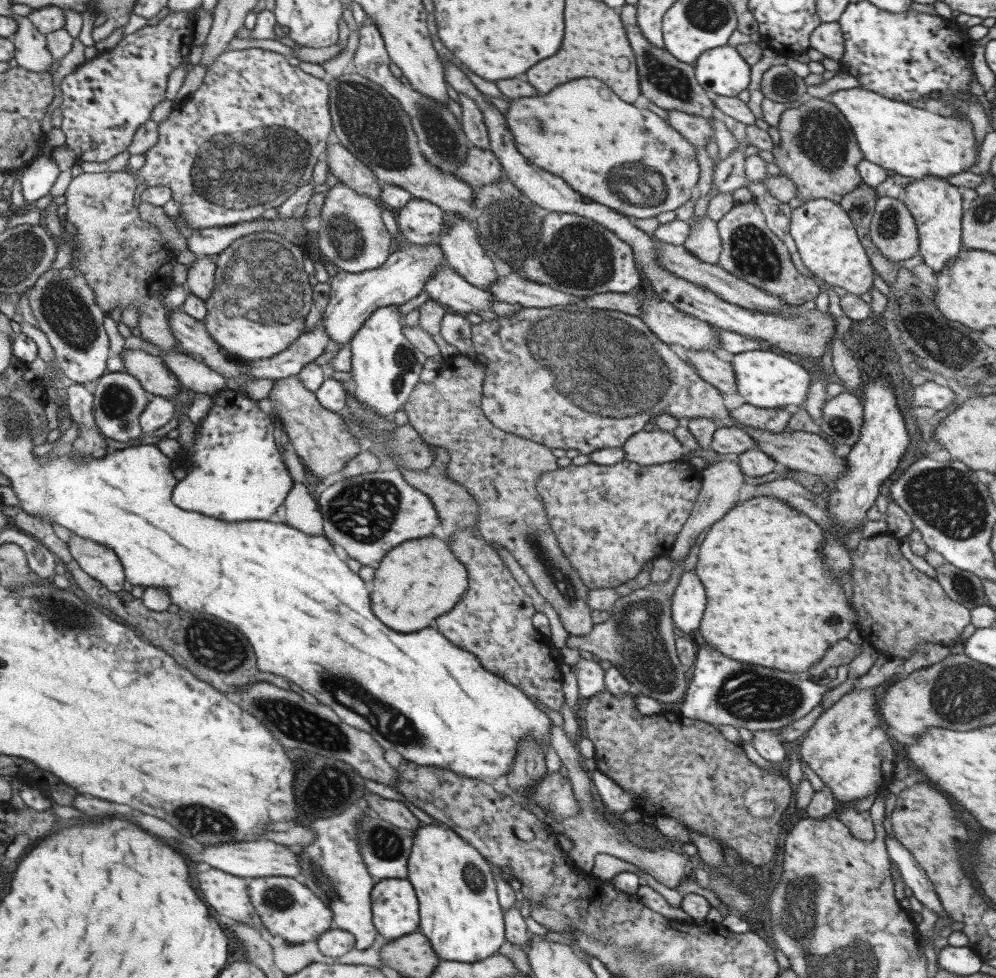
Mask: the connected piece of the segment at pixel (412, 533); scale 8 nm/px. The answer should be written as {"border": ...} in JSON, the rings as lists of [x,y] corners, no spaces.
{"border":[[[393,468],[345,477],[330,486],[320,487],[315,495],[322,516],[322,535],[332,545],[341,546],[349,558],[362,565],[375,566],[388,550],[403,541],[429,536],[433,526],[438,523],[436,510],[429,497],[409,486],[402,474]]]}

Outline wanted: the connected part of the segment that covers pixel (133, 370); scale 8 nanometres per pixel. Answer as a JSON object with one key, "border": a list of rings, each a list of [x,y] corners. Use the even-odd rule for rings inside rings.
{"border":[[[123,349],[123,372],[136,378],[143,391],[173,402],[182,384],[164,366],[159,356],[151,356],[139,349]]]}

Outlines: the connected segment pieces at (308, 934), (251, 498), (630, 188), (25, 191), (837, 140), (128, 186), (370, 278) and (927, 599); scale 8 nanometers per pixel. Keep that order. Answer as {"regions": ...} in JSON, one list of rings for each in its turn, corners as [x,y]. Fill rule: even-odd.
{"regions":[[[[260,877],[248,881],[247,892],[253,910],[271,936],[280,936],[284,944],[311,943],[332,924],[332,912],[305,885],[289,877]]],[[[230,387],[212,395],[211,400],[213,400],[213,403],[211,403],[210,412],[208,412],[200,420],[199,424],[194,424],[194,429],[196,432],[194,432],[192,448],[188,448],[188,450],[182,450],[181,448],[178,456],[173,458],[173,461],[171,461],[173,465],[176,464],[185,469],[185,477],[177,481],[175,488],[172,490],[171,502],[175,506],[178,506],[181,510],[197,512],[199,514],[204,514],[205,516],[213,517],[217,520],[225,522],[267,521],[267,518],[269,518],[269,516],[275,512],[275,508],[282,504],[285,495],[287,492],[289,492],[289,489],[294,482],[291,480],[286,467],[283,465],[281,454],[276,447],[276,430],[273,423],[269,419],[269,414],[263,413],[263,411],[258,408],[257,404],[255,404],[253,400],[235,392]]],[[[577,78],[555,86],[543,96],[514,98],[508,104],[504,119],[519,154],[540,169],[563,178],[586,199],[621,215],[651,218],[660,212],[673,211],[691,198],[699,172],[692,144],[655,113],[621,102],[599,80]]],[[[40,153],[21,169],[23,171],[19,181],[21,194],[24,202],[30,205],[41,196],[48,194],[49,188],[60,172],[52,158]]],[[[805,96],[799,101],[797,108],[789,106],[780,114],[777,128],[780,143],[778,146],[772,145],[771,153],[774,156],[774,164],[779,168],[779,174],[795,183],[795,197],[800,198],[802,202],[827,199],[838,203],[844,194],[851,192],[861,182],[856,166],[863,159],[862,152],[845,117],[828,100]]],[[[106,171],[99,173],[81,173],[75,177],[73,177],[64,192],[65,197],[65,206],[66,206],[66,214],[63,218],[66,218],[67,222],[70,222],[75,226],[76,234],[70,236],[70,262],[68,266],[77,272],[80,272],[80,275],[85,279],[87,286],[93,291],[95,304],[103,310],[103,314],[107,316],[107,314],[113,310],[114,308],[127,308],[130,304],[134,304],[136,306],[136,310],[138,310],[139,314],[137,317],[137,327],[134,331],[143,341],[147,341],[153,345],[155,348],[161,350],[162,353],[175,353],[175,350],[180,346],[177,346],[177,342],[173,336],[171,336],[171,331],[169,331],[168,324],[168,316],[170,313],[170,309],[168,309],[165,305],[162,305],[160,302],[155,302],[155,296],[157,294],[153,294],[153,296],[149,296],[151,292],[149,292],[149,286],[153,284],[153,282],[141,282],[141,280],[127,280],[127,278],[153,278],[153,270],[155,270],[155,278],[159,278],[159,276],[169,276],[171,268],[175,266],[176,262],[171,262],[173,260],[172,257],[169,258],[169,249],[165,248],[165,243],[160,239],[159,231],[157,228],[147,221],[141,220],[139,215],[137,215],[137,206],[135,206],[135,202],[133,202],[133,190],[135,190],[136,186],[136,178],[132,175],[132,173],[126,173],[125,171]]],[[[434,243],[426,245],[407,244],[401,250],[392,250],[381,266],[356,273],[337,270],[329,277],[329,300],[322,312],[321,326],[331,343],[345,345],[362,326],[362,322],[379,307],[400,305],[415,298],[424,290],[424,284],[440,266],[446,264],[442,250]]],[[[889,534],[861,539],[857,548],[851,551],[851,576],[853,576],[853,600],[849,602],[856,612],[856,626],[860,637],[874,650],[888,658],[906,659],[916,644],[922,642],[950,645],[961,640],[960,634],[970,623],[967,608],[953,602],[943,592],[941,585],[933,578],[914,568],[899,551],[900,540]]]]}

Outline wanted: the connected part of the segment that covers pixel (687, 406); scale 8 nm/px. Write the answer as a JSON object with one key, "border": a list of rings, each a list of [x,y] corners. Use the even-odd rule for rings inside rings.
{"border":[[[583,304],[563,305],[561,308],[525,308],[519,309],[513,313],[511,317],[497,316],[497,319],[491,321],[481,321],[481,323],[473,324],[469,328],[469,340],[471,340],[471,348],[475,350],[476,355],[482,355],[487,360],[487,365],[482,366],[484,371],[484,379],[482,384],[482,398],[481,410],[487,417],[487,420],[499,428],[499,430],[507,431],[509,434],[526,438],[545,446],[547,448],[562,448],[563,450],[578,450],[580,454],[589,454],[594,450],[604,448],[617,448],[623,446],[627,438],[636,432],[643,431],[643,426],[647,426],[649,416],[656,416],[660,414],[670,414],[674,419],[681,423],[688,419],[695,417],[705,417],[721,424],[725,427],[739,427],[743,429],[756,442],[756,448],[764,452],[771,460],[779,465],[780,468],[788,469],[790,471],[804,472],[811,478],[828,478],[835,481],[836,478],[845,473],[845,457],[835,455],[835,445],[832,444],[825,437],[807,432],[807,431],[793,431],[793,433],[769,432],[768,430],[761,430],[759,428],[751,428],[750,426],[742,426],[741,424],[734,424],[730,419],[728,411],[723,407],[724,401],[721,398],[721,393],[713,386],[707,384],[695,370],[682,362],[671,351],[667,344],[663,344],[658,340],[651,331],[647,329],[645,323],[638,316],[631,316],[623,314],[615,310],[594,310]]]}

